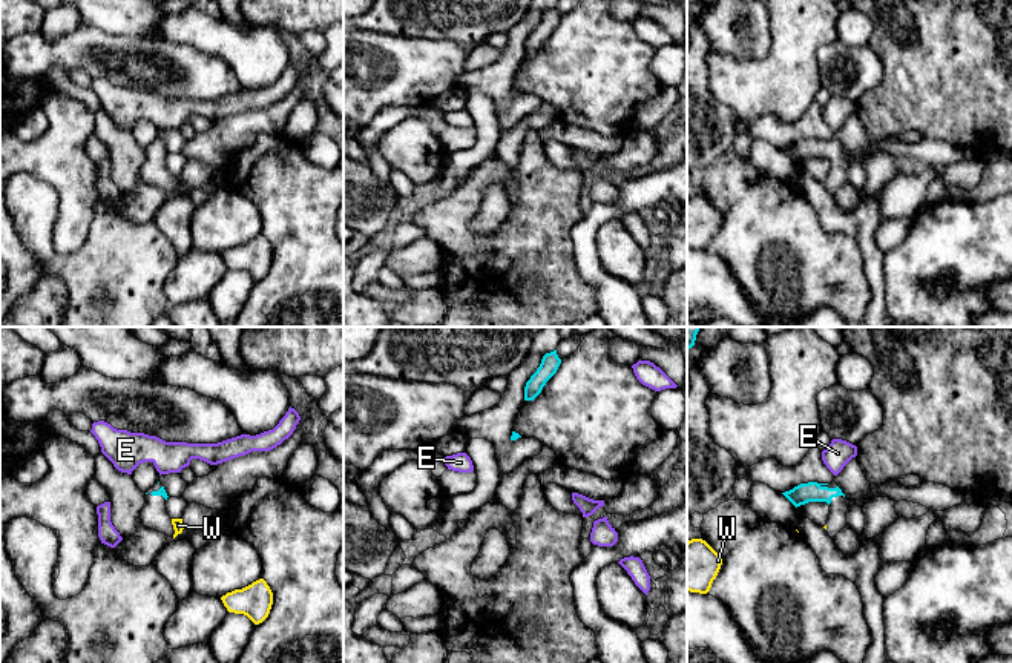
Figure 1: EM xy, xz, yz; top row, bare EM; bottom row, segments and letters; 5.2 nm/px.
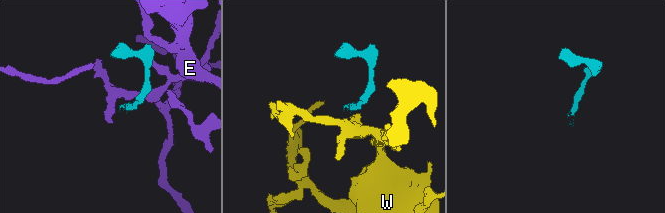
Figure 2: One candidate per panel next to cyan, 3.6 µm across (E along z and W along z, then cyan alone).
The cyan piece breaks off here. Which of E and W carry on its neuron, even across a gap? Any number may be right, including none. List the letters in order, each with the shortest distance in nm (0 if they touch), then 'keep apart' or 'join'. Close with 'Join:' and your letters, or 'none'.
E: 40 nm | keep apart
W: 110 nm | join
Join: W

